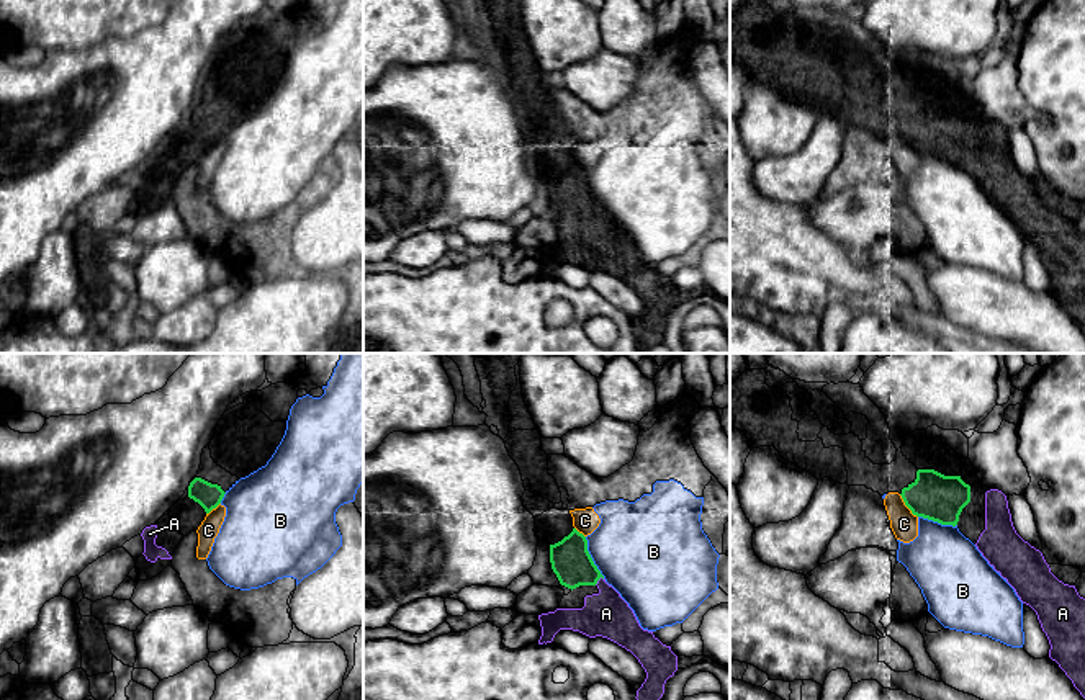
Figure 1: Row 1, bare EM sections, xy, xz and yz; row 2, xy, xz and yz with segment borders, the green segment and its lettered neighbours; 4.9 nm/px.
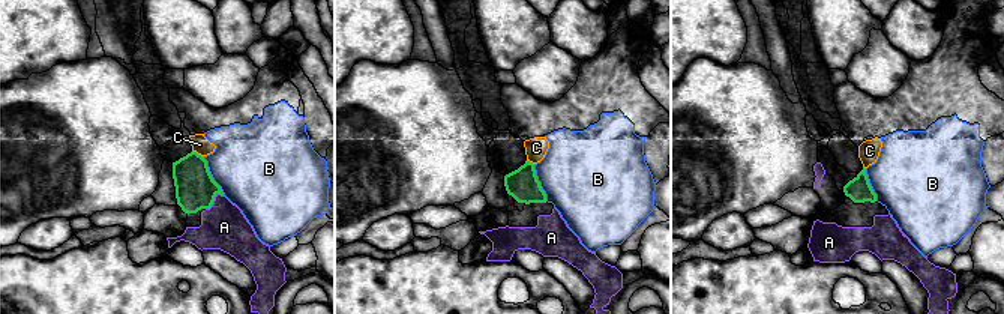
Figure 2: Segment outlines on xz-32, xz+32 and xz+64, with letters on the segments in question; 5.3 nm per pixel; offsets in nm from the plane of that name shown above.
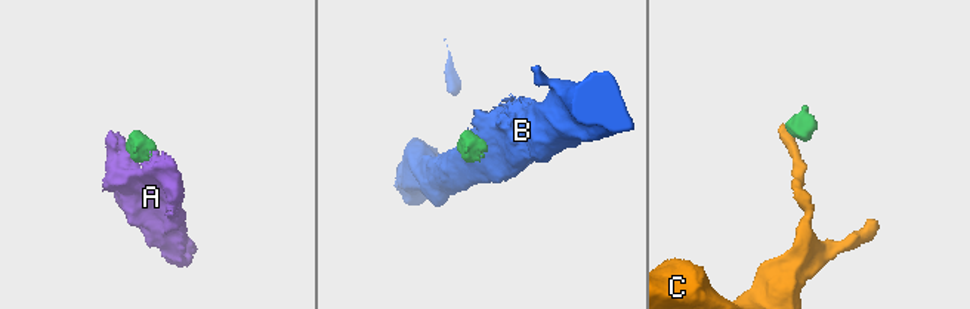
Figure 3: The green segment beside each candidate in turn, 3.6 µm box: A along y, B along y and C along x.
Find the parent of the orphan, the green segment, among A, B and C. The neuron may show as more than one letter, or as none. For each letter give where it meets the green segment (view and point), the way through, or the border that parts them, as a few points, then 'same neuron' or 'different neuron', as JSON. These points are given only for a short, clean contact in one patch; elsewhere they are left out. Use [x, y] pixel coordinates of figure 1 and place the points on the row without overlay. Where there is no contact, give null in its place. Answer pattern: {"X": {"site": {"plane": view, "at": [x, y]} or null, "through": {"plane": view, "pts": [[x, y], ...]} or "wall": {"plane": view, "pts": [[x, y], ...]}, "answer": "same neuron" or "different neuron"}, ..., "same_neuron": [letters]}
{"A": {"site": {"plane": "xz", "at": [598, 213]}, "through": {"plane": "xz", "pts": [[571, 197], [598, 213], [606, 224], [606, 247]]}, "answer": "same neuron"}, "B": {"site": {"plane": "xz", "at": [591, 192]}, "wall": {"plane": "xz", "pts": [[585, 170], [588, 187], [604, 211]]}, "answer": "different neuron"}, "C": {"site": {"plane": "yz", "at": [905, 138]}, "answer": "different neuron"}, "same_neuron": ["A"]}

